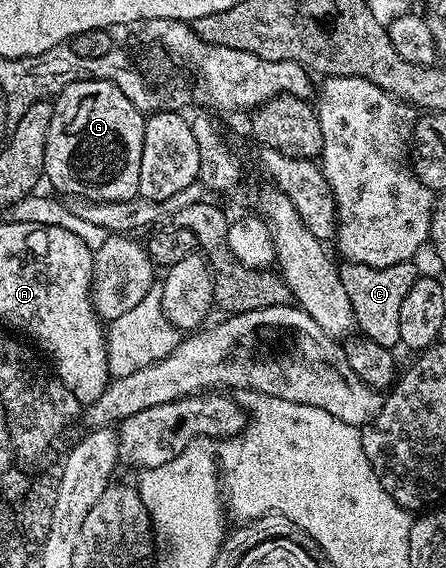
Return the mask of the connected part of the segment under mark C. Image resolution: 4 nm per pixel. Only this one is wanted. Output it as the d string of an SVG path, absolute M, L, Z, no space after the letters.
M344 262L339 265L338 274L342 278L344 293L350 297L352 319L357 329L361 328L367 339L378 342L378 346L395 349L400 344L398 330L398 310L410 286L414 286L418 275L415 263L395 264L385 268L371 268L365 264Z

